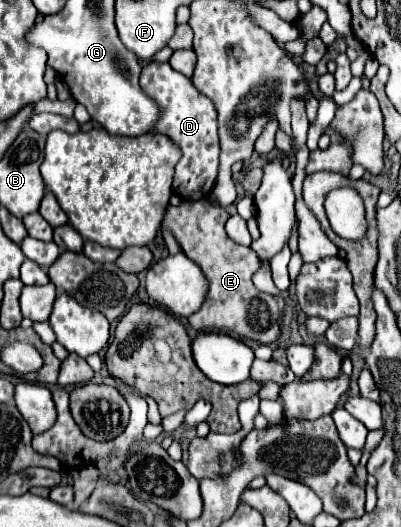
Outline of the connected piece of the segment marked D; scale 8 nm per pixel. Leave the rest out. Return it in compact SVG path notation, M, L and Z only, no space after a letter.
M148 62L140 74L140 86L148 96L152 96L162 110L162 116L156 124L156 132L166 134L182 152L174 168L174 192L184 200L200 200L210 196L216 176L218 176L218 158L220 158L220 140L218 140L218 122L212 100L200 94L192 80L176 72L168 62Z

